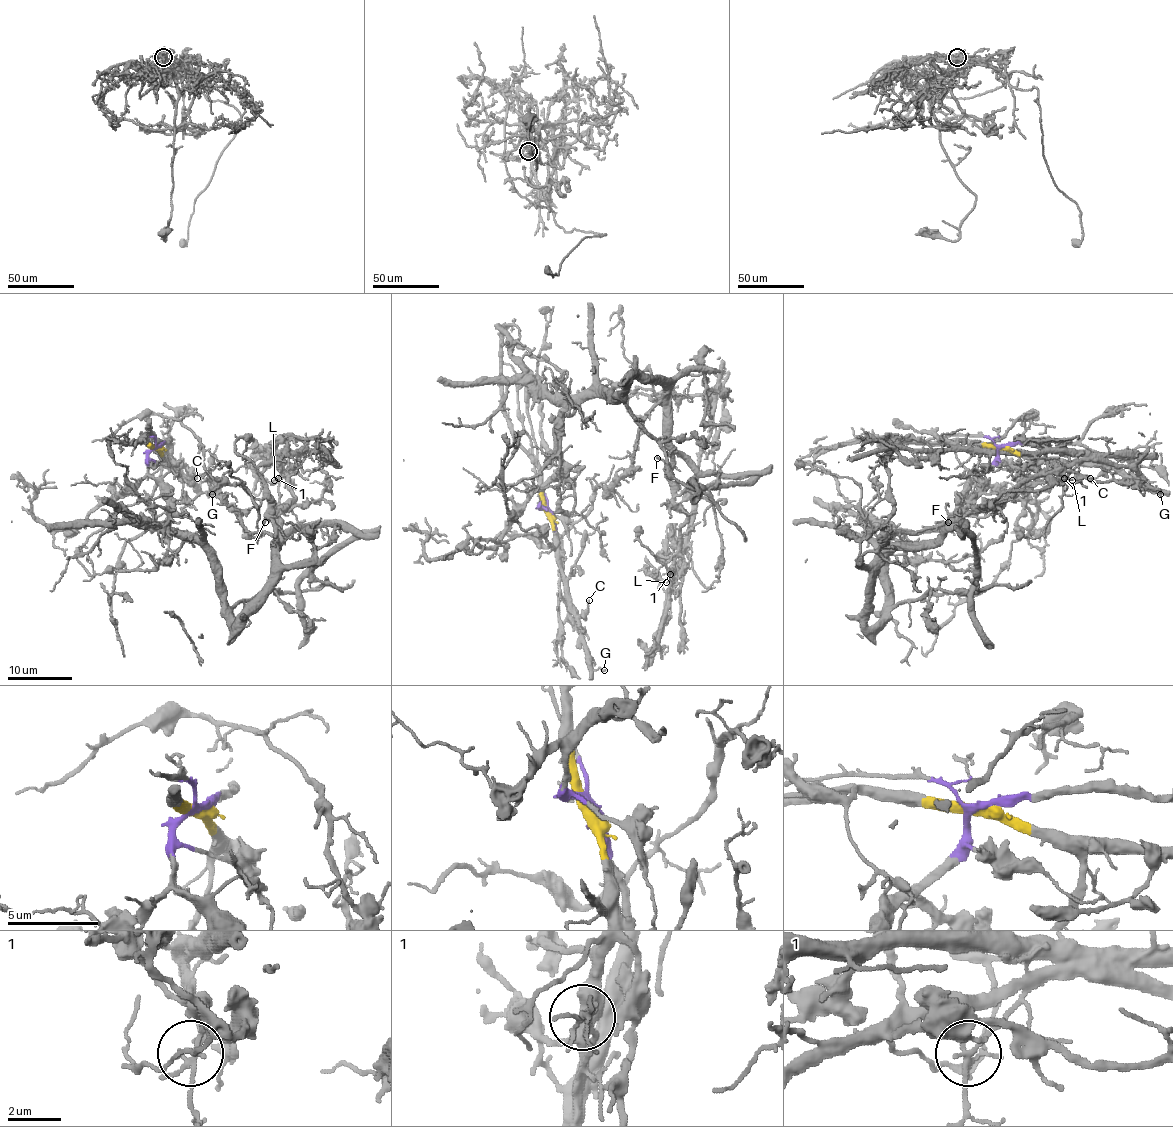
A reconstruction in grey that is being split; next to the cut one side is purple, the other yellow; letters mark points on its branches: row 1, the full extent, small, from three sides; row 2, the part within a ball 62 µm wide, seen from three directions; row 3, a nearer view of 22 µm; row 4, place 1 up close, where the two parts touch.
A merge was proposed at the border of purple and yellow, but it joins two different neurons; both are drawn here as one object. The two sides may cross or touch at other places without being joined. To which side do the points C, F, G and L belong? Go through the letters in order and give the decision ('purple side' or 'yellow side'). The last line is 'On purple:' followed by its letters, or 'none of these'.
C: yellow side
F: purple side
G: yellow side
L: purple side
On purple: F, L

